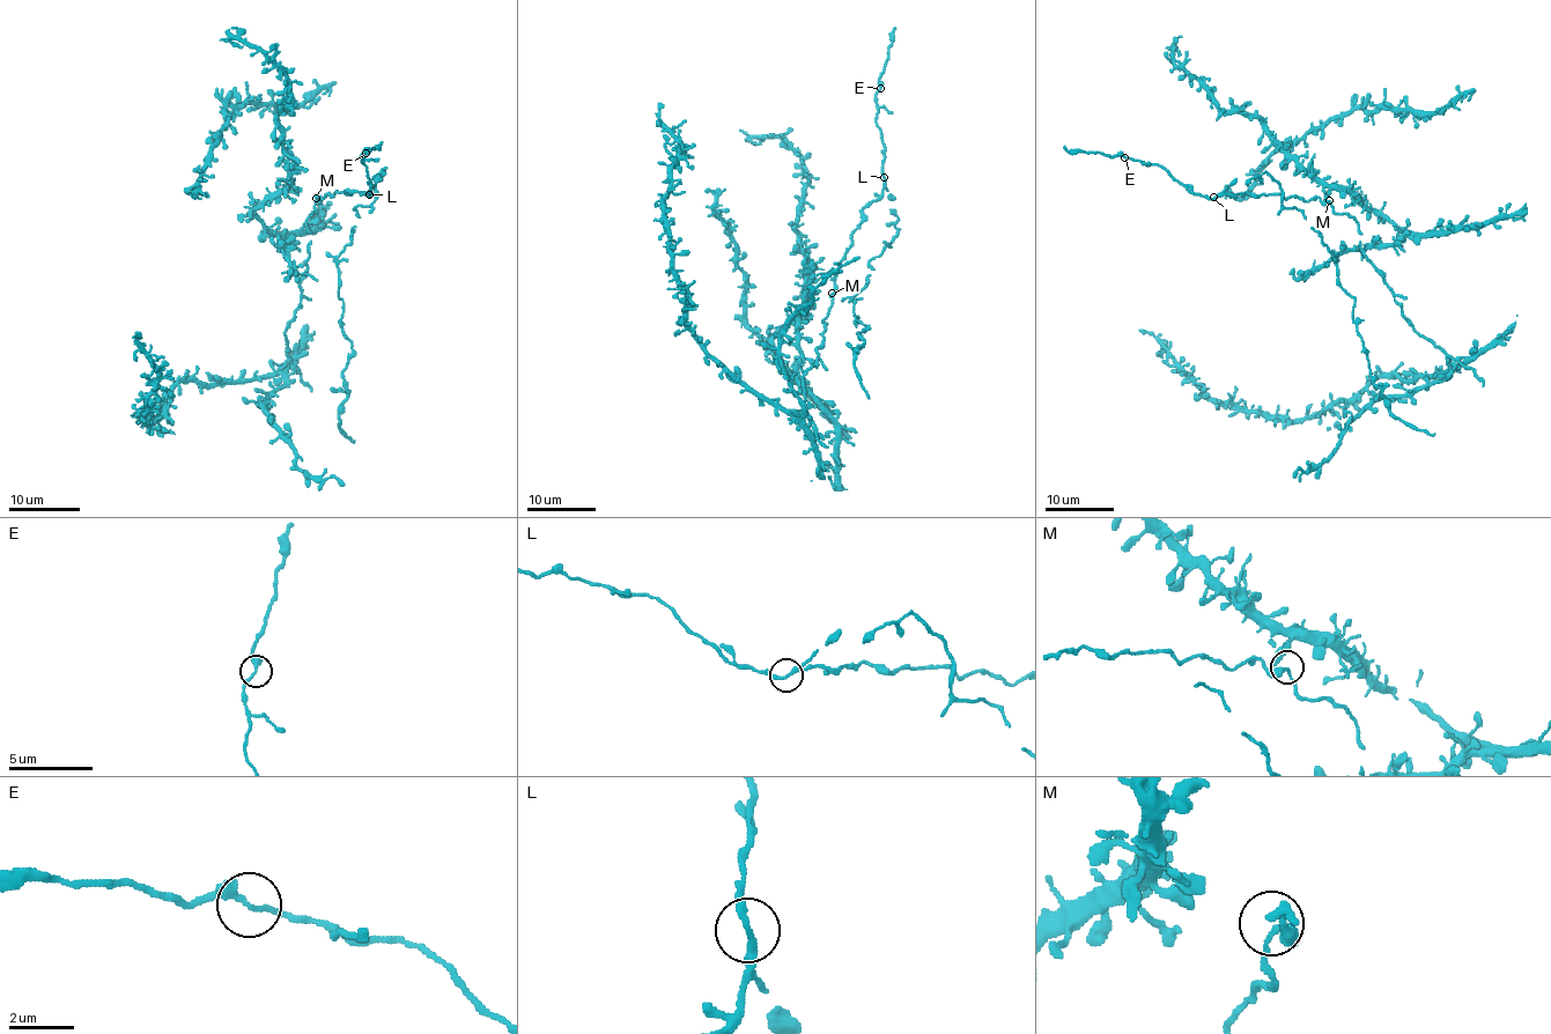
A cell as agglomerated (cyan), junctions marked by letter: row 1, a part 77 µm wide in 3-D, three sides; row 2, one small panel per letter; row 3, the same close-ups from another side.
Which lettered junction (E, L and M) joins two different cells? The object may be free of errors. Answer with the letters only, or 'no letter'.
no letter

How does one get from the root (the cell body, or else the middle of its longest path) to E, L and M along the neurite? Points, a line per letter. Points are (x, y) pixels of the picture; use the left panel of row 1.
E: (307, 230), (319, 194), (320, 200), (335, 191), (368, 191), (369, 197), (371, 181), (362, 162), (366, 154)
L: (307, 230), (307, 220), (316, 212), (319, 194), (320, 200), (335, 191), (368, 191), (369, 194)
M: (307, 230), (307, 220), (316, 212), (316, 198)

